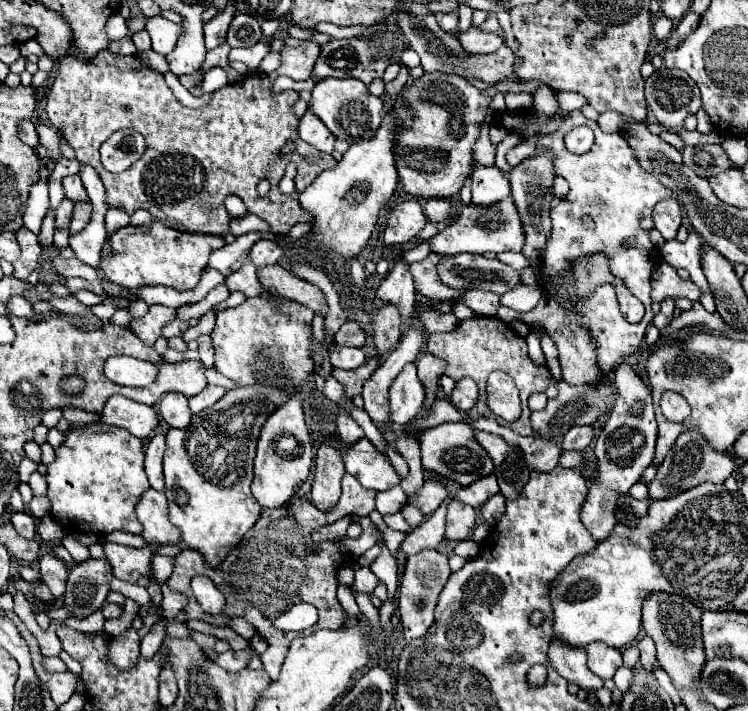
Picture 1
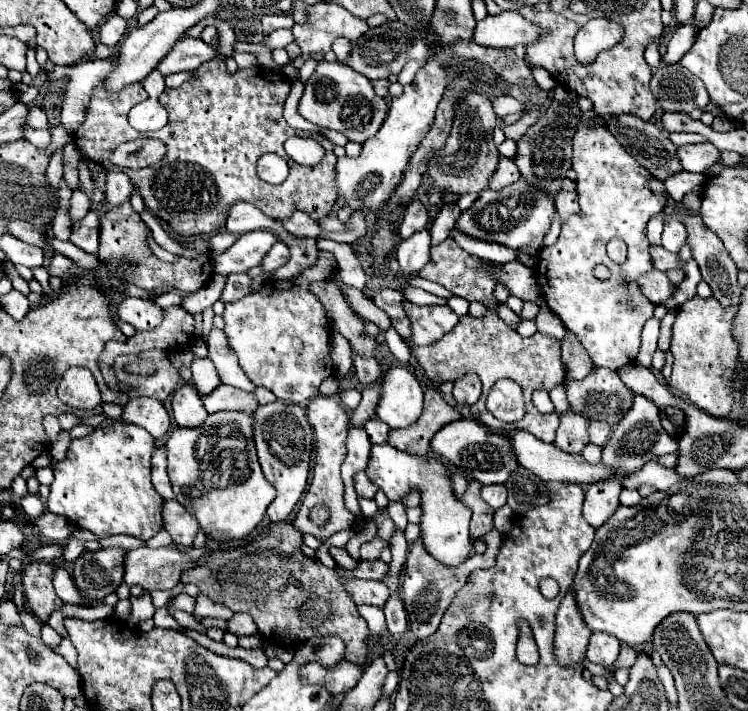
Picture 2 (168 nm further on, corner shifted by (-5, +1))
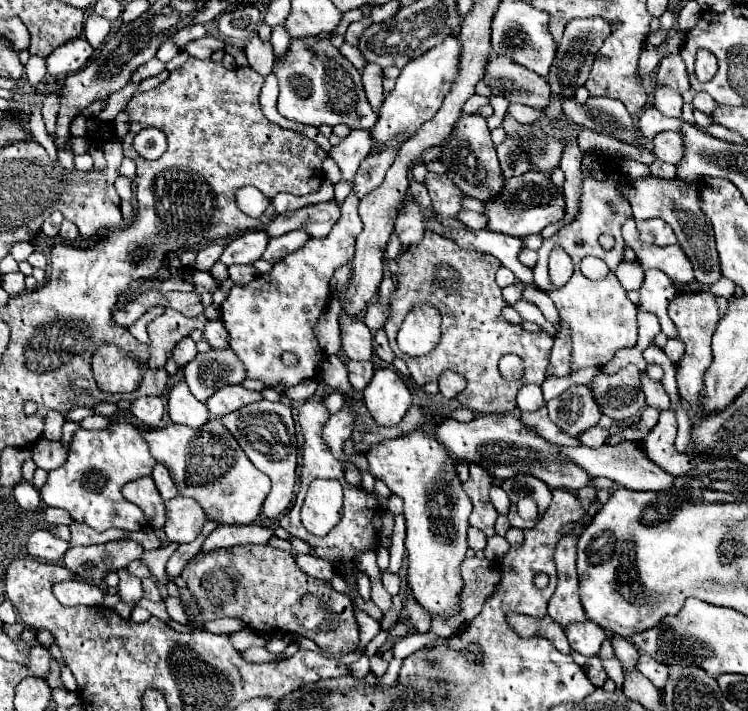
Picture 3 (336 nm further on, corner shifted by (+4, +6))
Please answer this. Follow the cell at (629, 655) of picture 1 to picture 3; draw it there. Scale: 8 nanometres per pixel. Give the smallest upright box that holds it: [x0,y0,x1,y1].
[585,656,607,686]

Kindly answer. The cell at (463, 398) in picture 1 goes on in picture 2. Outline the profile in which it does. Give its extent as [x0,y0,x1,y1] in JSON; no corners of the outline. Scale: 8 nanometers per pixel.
[454,373,482,405]

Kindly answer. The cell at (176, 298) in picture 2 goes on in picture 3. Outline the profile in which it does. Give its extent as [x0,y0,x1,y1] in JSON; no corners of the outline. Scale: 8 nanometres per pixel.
[191,270,219,294]

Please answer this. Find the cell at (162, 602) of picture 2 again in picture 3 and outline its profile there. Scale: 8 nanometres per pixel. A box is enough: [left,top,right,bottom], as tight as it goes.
[166,534,205,581]

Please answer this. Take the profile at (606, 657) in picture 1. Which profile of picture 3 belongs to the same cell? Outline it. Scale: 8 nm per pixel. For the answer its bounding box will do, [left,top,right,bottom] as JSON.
[567,620,607,656]

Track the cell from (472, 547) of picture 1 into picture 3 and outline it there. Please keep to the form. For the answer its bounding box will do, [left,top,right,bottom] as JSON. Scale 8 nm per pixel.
[467,528,487,552]

